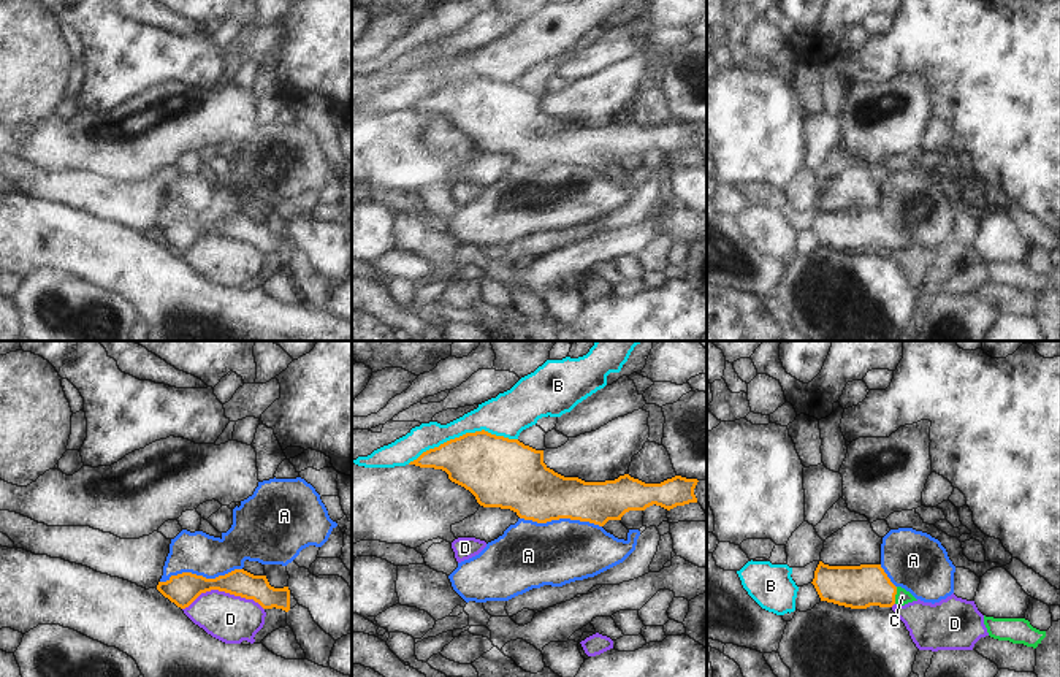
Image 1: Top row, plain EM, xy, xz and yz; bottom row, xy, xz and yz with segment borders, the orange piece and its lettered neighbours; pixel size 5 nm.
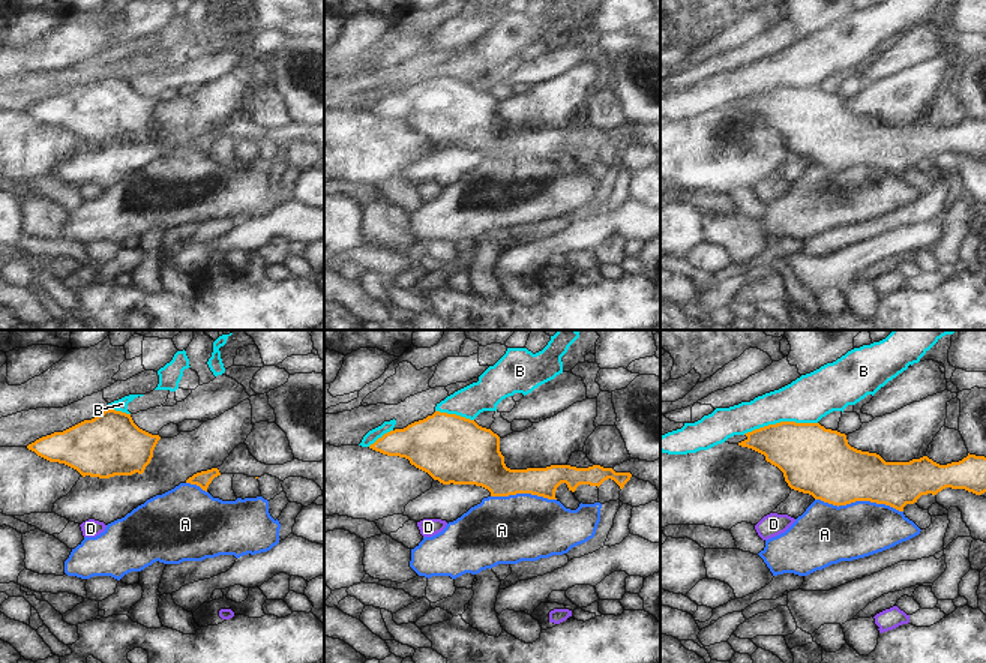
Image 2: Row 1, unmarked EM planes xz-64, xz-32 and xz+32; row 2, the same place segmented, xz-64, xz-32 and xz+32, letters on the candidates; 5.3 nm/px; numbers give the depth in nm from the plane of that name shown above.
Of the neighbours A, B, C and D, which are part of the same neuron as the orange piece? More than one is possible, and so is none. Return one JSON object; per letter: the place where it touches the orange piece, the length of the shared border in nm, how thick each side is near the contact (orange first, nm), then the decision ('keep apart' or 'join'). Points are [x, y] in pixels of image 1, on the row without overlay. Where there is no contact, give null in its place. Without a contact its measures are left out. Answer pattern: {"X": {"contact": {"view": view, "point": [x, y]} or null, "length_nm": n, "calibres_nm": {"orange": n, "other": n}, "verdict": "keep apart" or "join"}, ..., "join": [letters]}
{"A": {"contact": {"view": "xy", "point": [200, 221]}, "length_nm": 420, "calibres_nm": {"orange": 160, "other": 220}, "verdict": "keep apart"}, "B": {"contact": {"view": "xz", "point": [463, 80]}, "length_nm": 550, "calibres_nm": {"orange": 340, "other": 220}, "verdict": "keep apart"}, "C": {"contact": {"view": "yz", "point": [896, 238]}, "length_nm": 90, "calibres_nm": {"orange": 220, "other": 70}, "verdict": "join"}, "D": {"contact": {"view": "xy", "point": [222, 235]}, "length_nm": 420, "calibres_nm": {"orange": 160, "other": 240}, "verdict": "keep apart"}, "join": ["C"]}

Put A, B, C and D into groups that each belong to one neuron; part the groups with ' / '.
A / B / C / D

